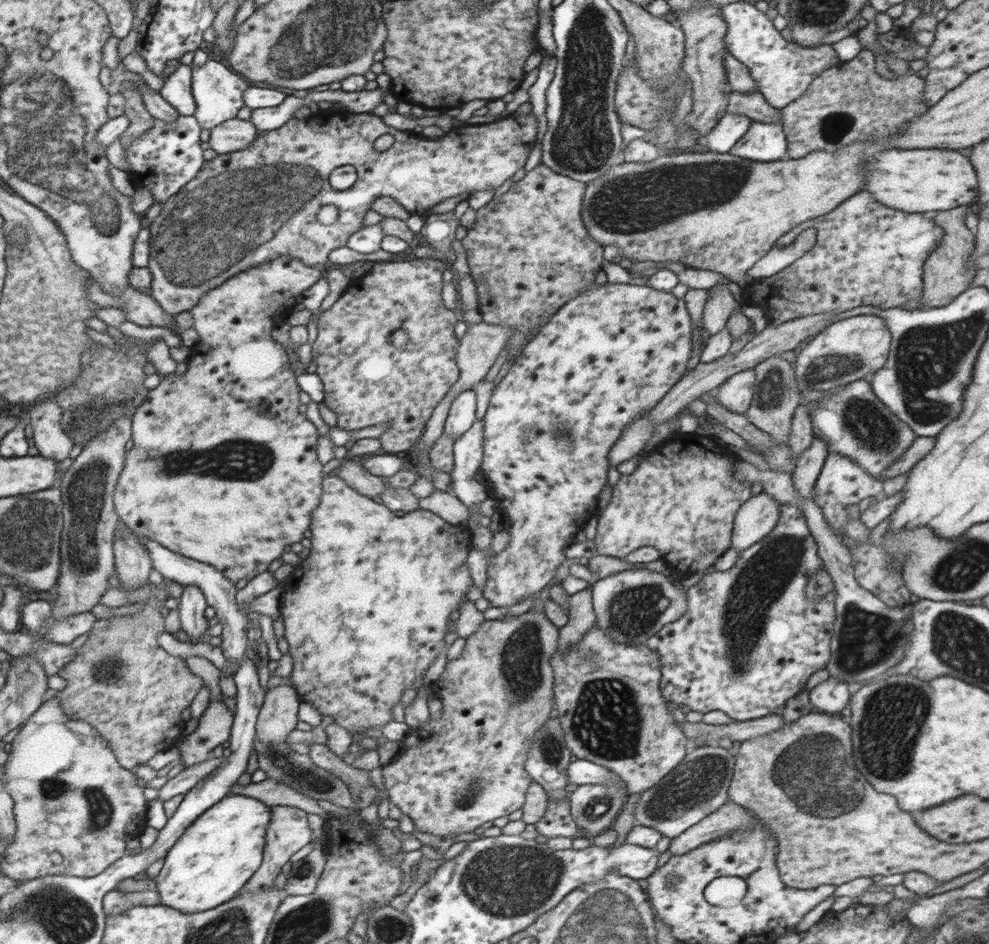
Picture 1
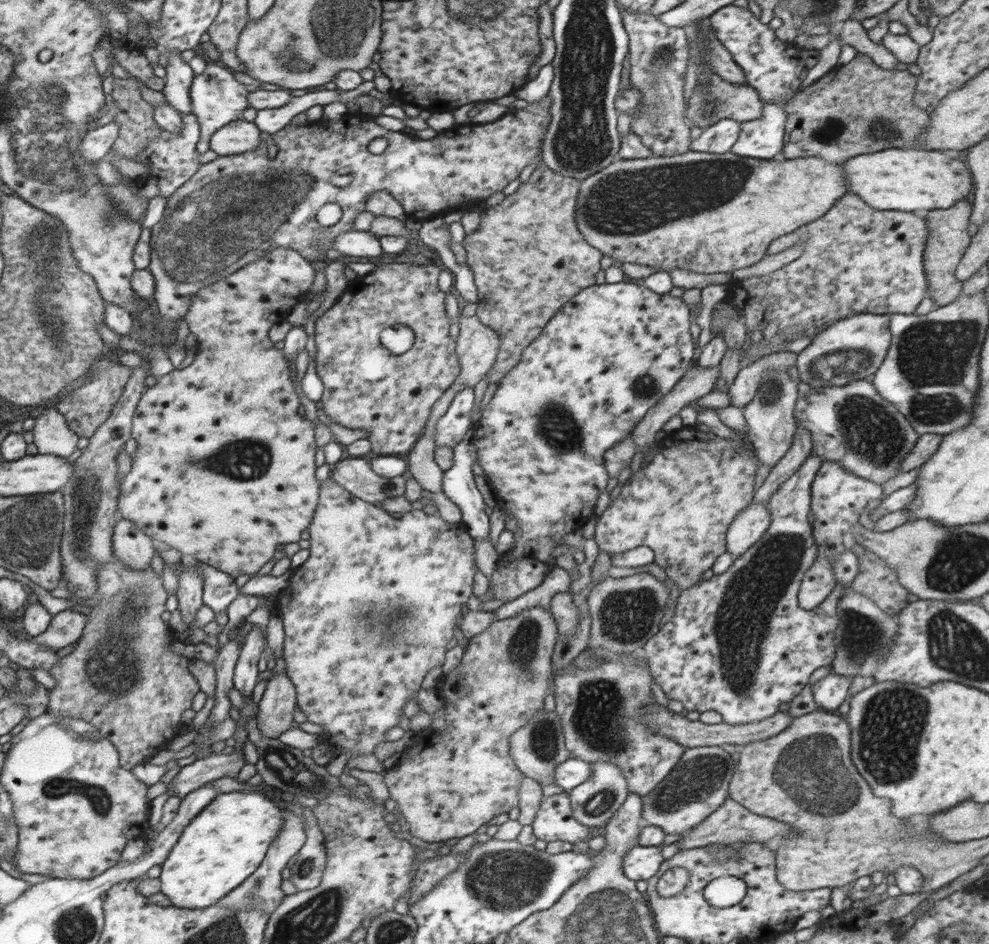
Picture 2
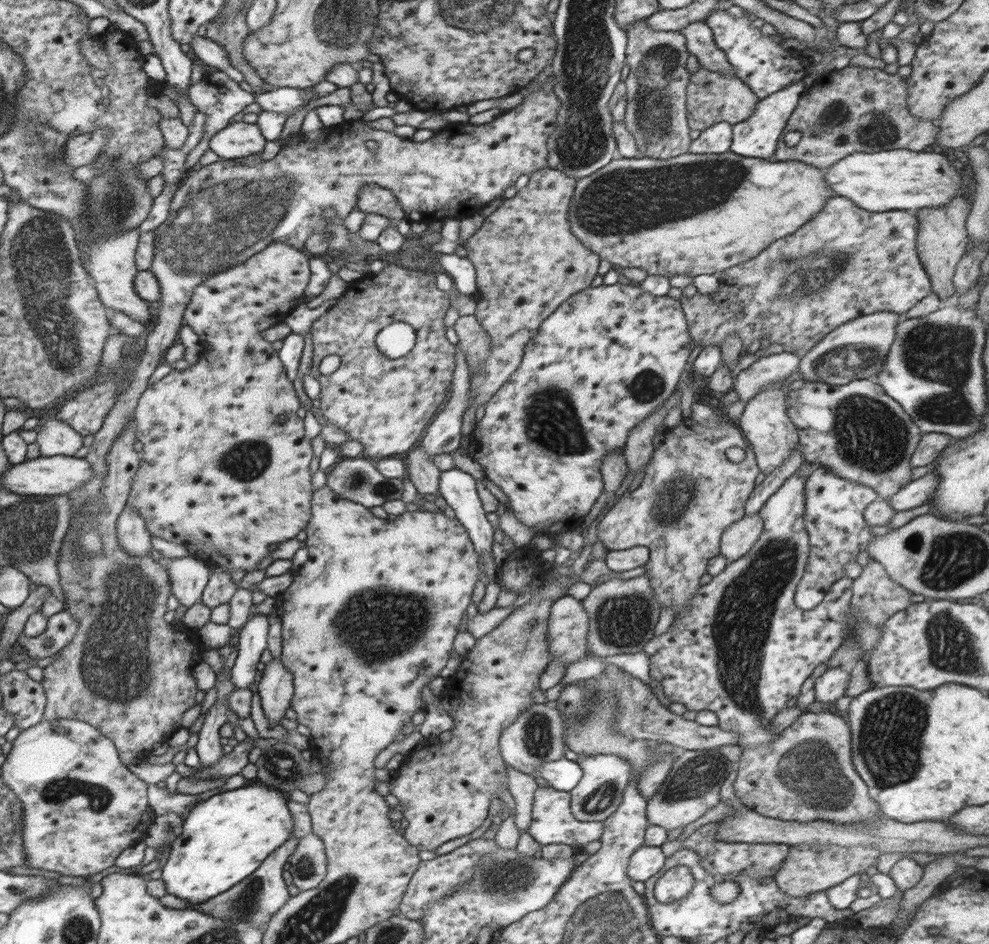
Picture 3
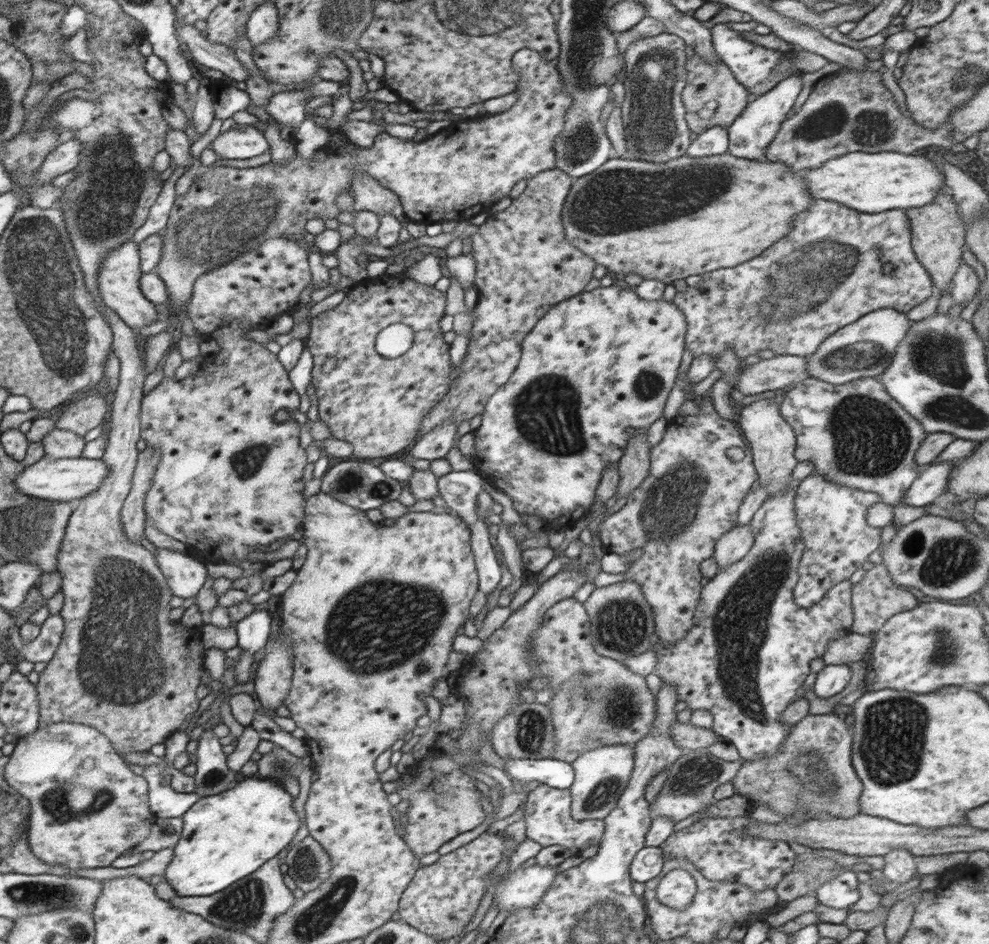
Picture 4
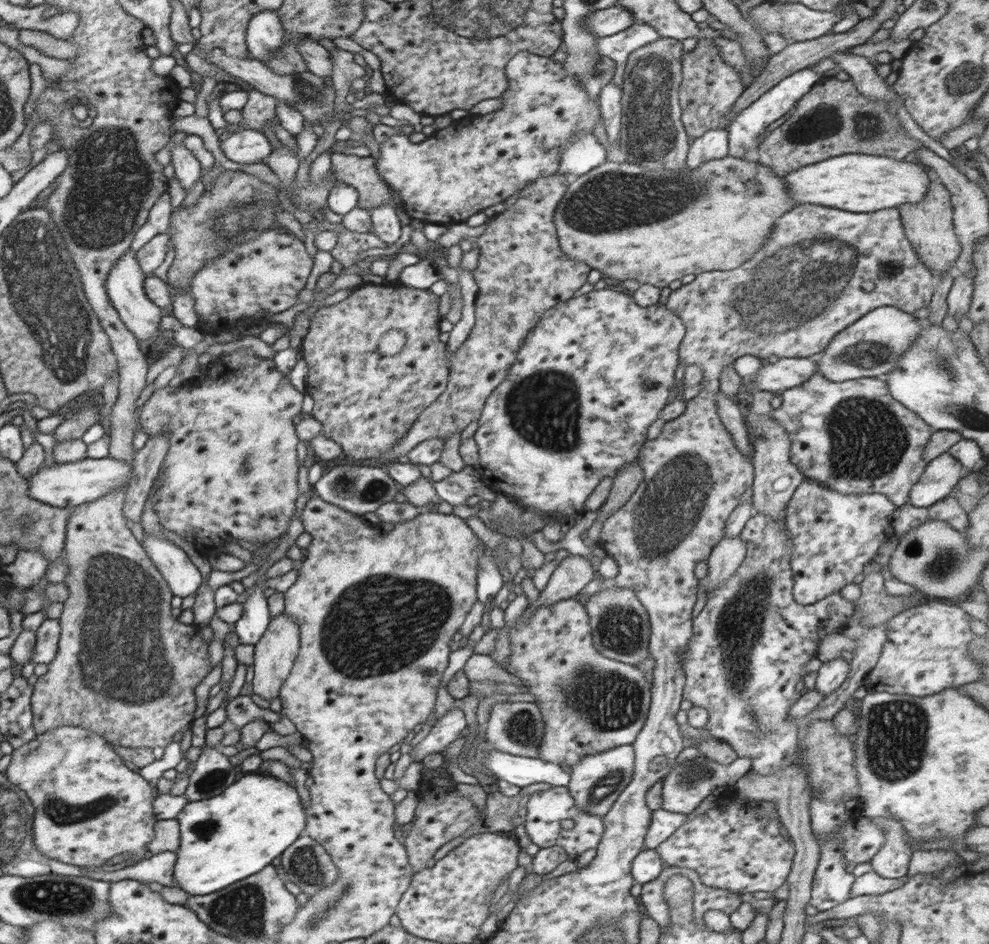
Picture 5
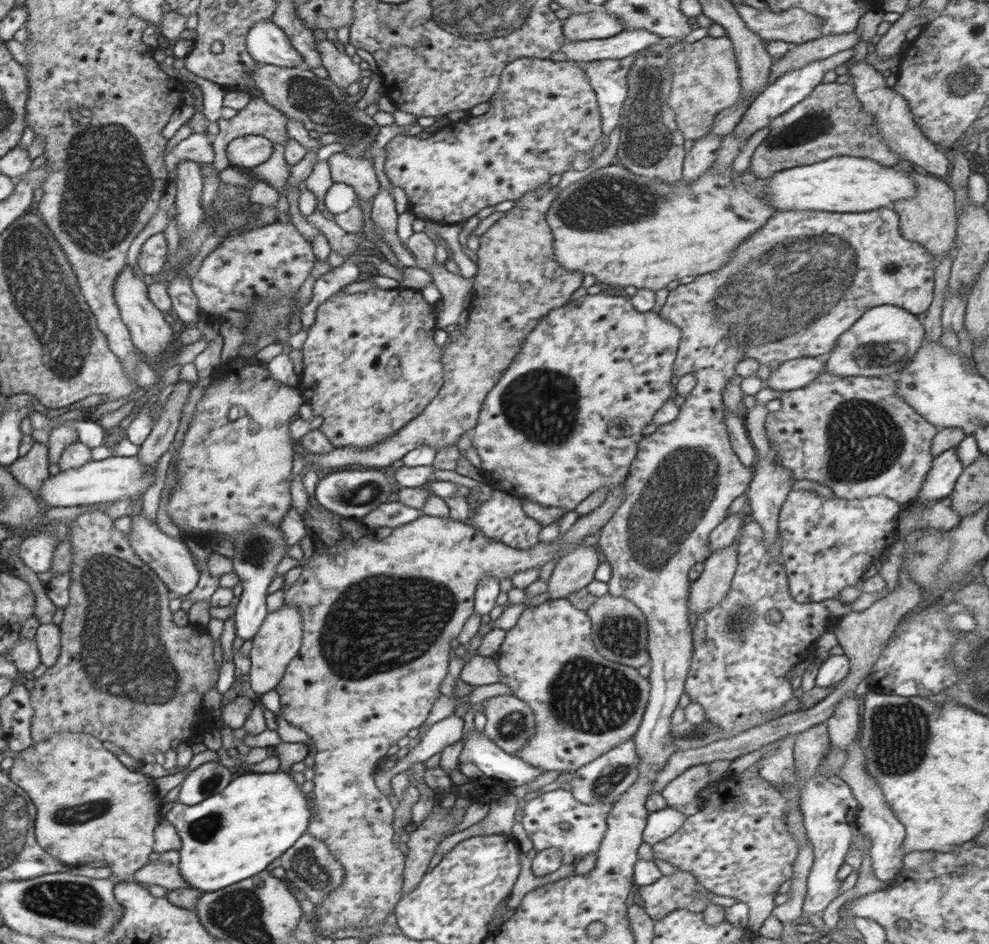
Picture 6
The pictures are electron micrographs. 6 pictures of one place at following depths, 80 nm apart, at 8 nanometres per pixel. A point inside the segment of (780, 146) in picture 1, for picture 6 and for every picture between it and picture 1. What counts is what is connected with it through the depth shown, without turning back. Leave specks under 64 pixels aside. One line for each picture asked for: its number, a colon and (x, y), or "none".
2: (762, 138)
3: (756, 136)
4: (752, 131)
5: (744, 131)
6: (792, 87)

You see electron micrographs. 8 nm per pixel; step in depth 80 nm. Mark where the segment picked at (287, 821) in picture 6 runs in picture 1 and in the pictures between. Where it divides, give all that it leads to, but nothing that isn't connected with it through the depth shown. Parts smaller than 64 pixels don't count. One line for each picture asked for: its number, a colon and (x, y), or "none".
1: (218, 853)
2: (218, 849)
3: (224, 838)
4: (225, 837)
5: (224, 839)

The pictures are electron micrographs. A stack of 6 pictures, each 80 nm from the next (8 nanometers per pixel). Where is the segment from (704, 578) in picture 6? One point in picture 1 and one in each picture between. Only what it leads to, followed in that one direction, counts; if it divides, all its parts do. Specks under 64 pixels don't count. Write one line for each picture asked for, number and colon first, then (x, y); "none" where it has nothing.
1: (755, 519)
2: (747, 528)
3: (737, 540)
4: (733, 546)
5: (728, 554)

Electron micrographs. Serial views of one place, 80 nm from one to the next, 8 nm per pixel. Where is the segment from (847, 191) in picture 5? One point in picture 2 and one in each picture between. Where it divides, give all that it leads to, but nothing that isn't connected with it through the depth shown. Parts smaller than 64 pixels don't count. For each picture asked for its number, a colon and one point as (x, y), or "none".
2: (914, 180)
3: (900, 179)
4: (869, 183)

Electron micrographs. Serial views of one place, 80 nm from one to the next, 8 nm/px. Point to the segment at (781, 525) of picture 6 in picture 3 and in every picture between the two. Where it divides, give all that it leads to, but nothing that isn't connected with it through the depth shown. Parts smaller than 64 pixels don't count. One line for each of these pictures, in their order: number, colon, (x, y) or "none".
3: (834, 507)
4: (837, 539)
5: (834, 535)

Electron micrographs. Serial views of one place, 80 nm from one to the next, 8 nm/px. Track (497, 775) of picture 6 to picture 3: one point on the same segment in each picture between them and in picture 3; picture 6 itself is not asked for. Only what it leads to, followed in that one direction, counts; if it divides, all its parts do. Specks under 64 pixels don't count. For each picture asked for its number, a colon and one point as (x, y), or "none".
3: (563, 775)
4: (558, 774)
5: (521, 771)

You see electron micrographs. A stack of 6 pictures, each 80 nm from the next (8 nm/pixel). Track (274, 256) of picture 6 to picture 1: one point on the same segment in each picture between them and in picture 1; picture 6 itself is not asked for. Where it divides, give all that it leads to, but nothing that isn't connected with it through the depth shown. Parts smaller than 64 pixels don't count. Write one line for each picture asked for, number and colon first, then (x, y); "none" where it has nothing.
1: (224, 470)
2: (196, 438)
3: (224, 470)
4: (230, 469)
5: (261, 276)

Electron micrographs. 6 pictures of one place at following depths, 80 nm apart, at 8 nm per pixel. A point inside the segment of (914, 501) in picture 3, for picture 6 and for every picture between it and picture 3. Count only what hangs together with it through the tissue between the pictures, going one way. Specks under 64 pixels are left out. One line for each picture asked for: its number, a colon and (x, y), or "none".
4: (933, 482)
5: (941, 475)
6: (946, 467)

